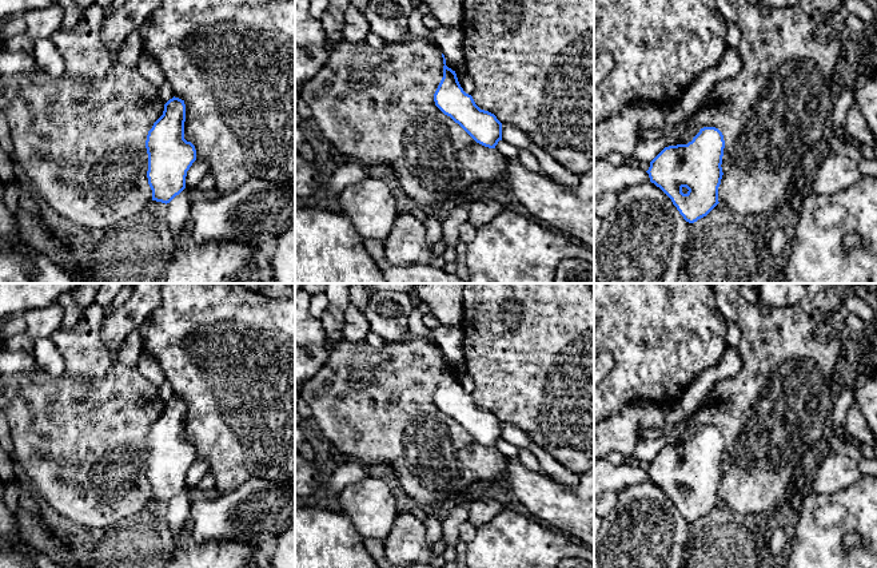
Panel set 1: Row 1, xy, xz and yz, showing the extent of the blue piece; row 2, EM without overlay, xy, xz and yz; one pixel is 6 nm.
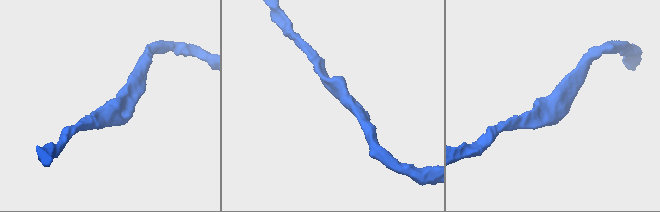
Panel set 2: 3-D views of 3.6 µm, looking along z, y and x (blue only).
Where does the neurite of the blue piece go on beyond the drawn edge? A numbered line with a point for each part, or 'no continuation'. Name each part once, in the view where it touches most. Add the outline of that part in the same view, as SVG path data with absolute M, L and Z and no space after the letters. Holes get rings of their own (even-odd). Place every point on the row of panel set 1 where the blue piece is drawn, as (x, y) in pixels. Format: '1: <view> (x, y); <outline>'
no continuation

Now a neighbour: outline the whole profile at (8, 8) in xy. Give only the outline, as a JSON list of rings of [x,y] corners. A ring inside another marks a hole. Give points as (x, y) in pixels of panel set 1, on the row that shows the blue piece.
[[[0,0],[0,20],[8,20],[15,15],[24,15],[33,9],[44,9],[57,0]]]

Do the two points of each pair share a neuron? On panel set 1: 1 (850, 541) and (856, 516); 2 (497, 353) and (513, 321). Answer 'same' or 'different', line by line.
1: different
2: different

